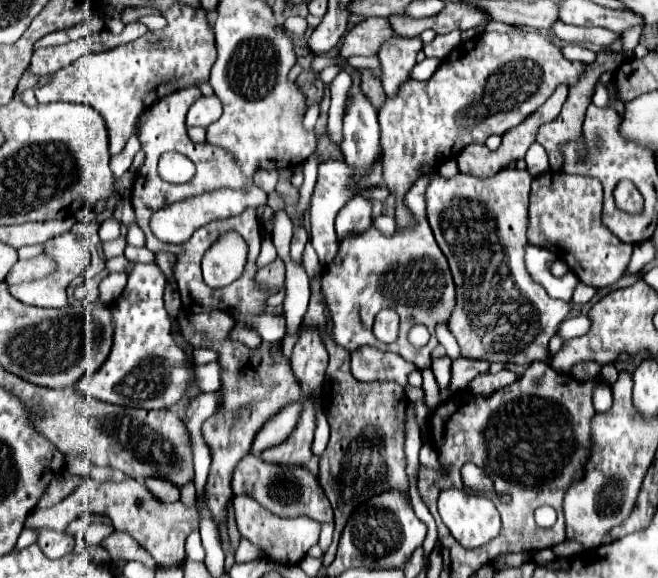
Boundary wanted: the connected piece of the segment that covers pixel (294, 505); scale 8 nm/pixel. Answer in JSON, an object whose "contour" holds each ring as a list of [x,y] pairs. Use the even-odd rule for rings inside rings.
{"contour":[[[248,455],[236,465],[230,485],[232,485],[234,495],[242,495],[242,493],[250,495],[262,507],[266,507],[268,511],[272,511],[278,517],[306,515],[318,523],[334,521],[328,497],[324,497],[316,475],[312,475],[306,467],[280,467],[280,465],[260,461],[258,455]]]}

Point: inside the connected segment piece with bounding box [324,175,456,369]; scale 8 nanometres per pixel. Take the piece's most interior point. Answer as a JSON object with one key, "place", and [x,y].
{"place":[371,272]}

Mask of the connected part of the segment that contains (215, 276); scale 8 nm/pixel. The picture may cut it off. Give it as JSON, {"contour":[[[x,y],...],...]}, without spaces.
{"contour":[[[224,233],[202,259],[204,281],[210,287],[226,287],[236,281],[246,265],[248,247],[238,233]]]}

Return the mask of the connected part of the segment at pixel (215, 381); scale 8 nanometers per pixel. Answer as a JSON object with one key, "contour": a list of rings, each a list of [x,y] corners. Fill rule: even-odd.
{"contour":[[[216,361],[196,367],[196,387],[200,391],[218,391],[220,389],[220,365]]]}

